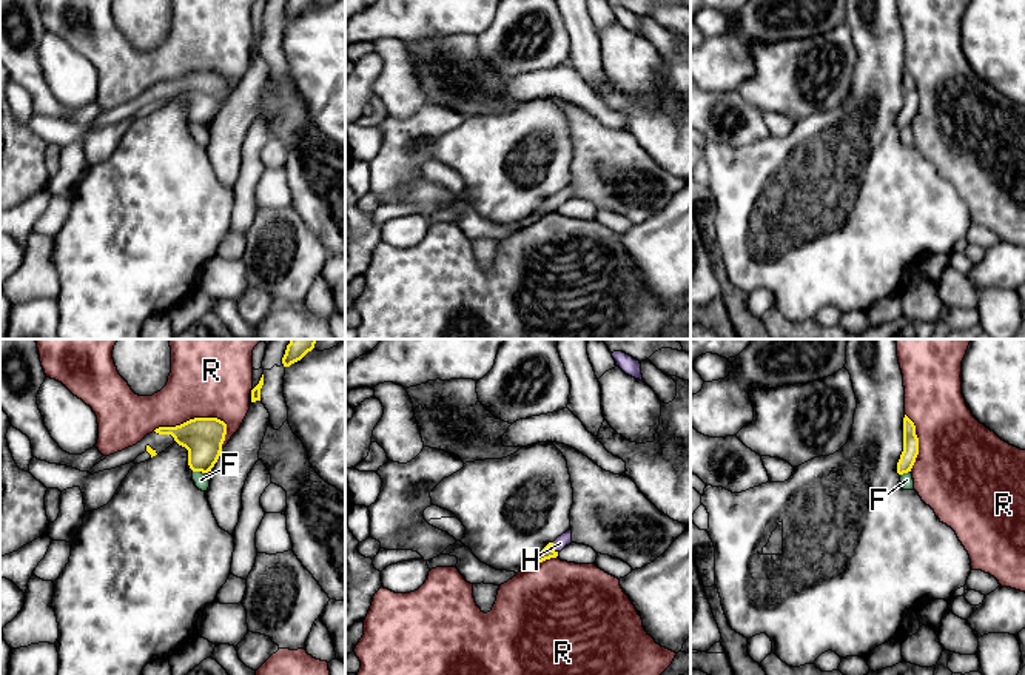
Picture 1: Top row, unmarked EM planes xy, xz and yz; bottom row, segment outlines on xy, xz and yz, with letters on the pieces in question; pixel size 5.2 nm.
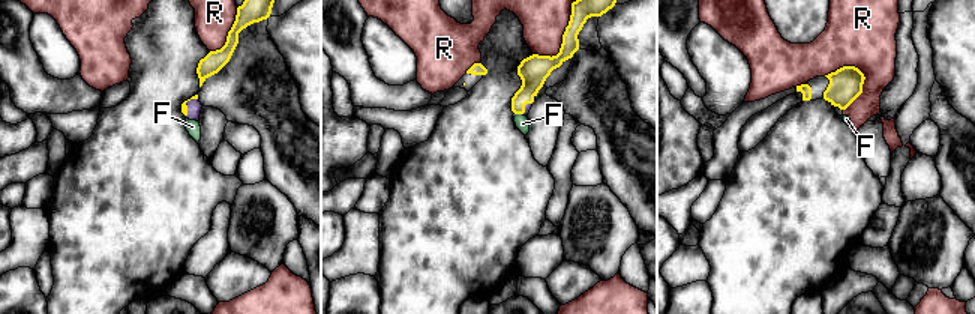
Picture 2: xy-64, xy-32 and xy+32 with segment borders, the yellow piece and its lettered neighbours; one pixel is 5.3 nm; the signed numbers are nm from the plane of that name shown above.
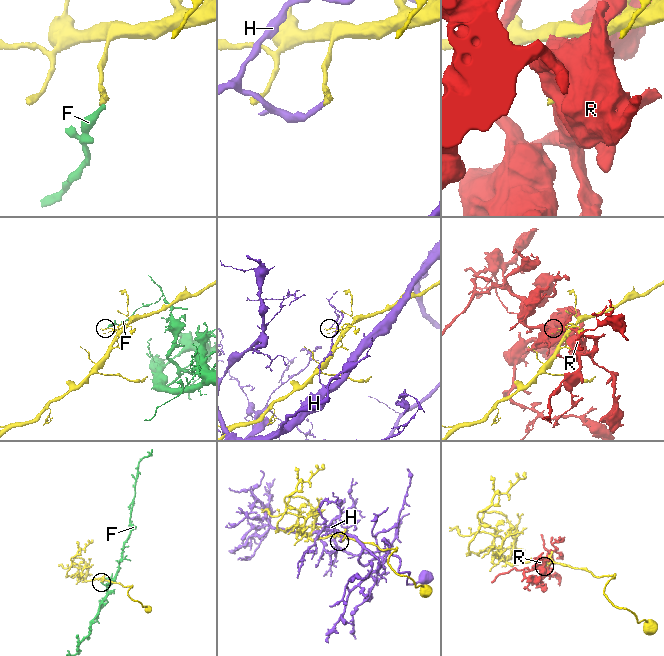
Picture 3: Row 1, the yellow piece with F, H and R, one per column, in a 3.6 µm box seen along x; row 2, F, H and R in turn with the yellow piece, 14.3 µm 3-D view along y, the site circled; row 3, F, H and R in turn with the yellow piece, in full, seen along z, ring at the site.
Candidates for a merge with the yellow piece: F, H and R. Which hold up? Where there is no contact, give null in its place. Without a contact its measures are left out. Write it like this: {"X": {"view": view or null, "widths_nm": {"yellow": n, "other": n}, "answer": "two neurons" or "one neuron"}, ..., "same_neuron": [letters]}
{"F": {"view": "xy", "widths_nm": {"yellow": 200, "other": 80}, "answer": "two neurons"}, "H": {"view": "xz", "widths_nm": {"yellow": 70, "other": 70}, "answer": "two neurons"}, "R": {"view": "xy", "widths_nm": {"yellow": 200, "other": 380}, "answer": "two neurons"}, "same_neuron": []}

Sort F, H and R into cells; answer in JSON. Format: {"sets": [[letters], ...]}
{"sets": [["F"], ["H"], ["R"]]}

